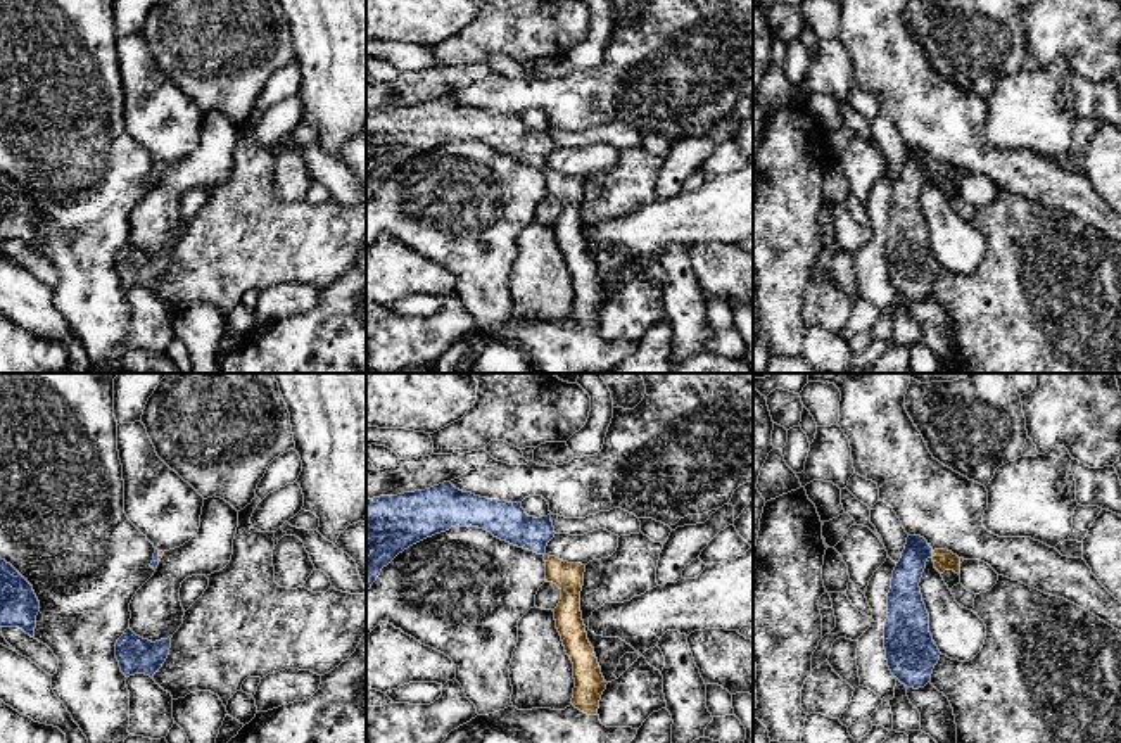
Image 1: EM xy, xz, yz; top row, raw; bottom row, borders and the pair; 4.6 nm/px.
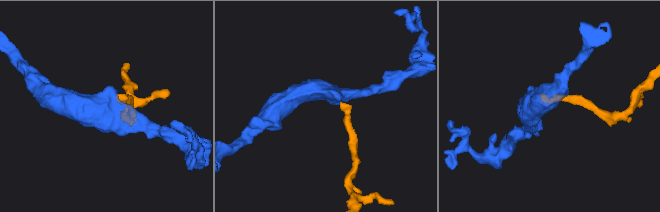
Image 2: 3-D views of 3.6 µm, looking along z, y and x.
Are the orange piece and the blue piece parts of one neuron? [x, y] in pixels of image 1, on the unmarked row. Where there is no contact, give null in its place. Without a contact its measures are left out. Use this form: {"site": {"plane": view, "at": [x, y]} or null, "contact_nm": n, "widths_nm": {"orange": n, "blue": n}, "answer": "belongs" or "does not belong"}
{"site": {"plane": "yz", "at": [933, 168]}, "contact_nm": 30, "widths_nm": {"orange": 100, "blue": 160}, "answer": "belongs"}

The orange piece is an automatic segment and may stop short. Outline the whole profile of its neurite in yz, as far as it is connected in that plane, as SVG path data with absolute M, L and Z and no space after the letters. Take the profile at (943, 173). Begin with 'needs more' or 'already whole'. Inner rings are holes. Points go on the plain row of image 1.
needs more; M909 149L893 183L884 235L884 263L891 287L907 301L924 301L931 294L940 263L929 245L929 226L921 207L921 190L928 173L943 187L960 187L960 171L948 162L933 162L921 149Z

